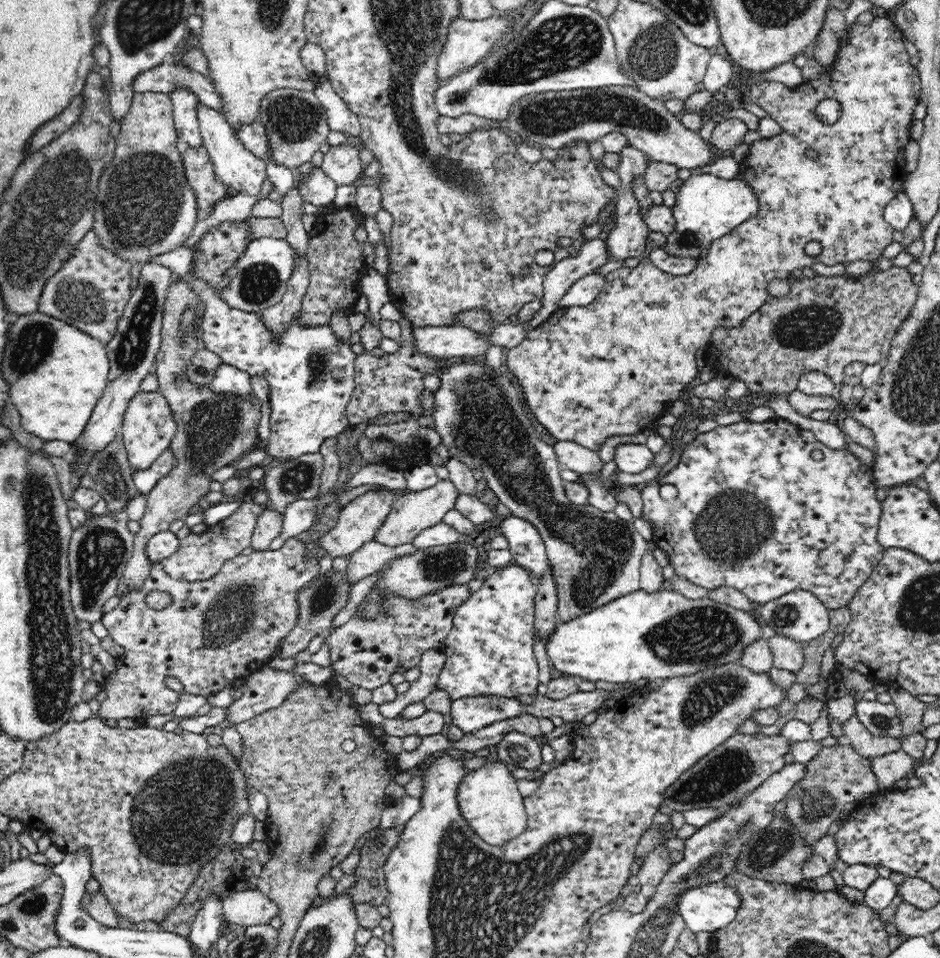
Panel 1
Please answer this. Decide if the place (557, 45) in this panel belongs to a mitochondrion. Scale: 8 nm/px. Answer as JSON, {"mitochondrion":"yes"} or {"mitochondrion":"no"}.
{"mitochondrion":"yes"}

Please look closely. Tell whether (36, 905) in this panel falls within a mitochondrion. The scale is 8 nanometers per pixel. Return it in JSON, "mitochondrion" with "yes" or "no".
{"mitochondrion":"yes"}

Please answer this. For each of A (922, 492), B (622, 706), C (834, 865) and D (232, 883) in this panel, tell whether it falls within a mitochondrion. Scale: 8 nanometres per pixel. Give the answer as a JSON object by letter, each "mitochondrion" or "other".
{"A":"other","B":"other","C":"other","D":"other"}

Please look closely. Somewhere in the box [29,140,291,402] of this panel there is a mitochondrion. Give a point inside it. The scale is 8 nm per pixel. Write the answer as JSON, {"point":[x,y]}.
{"point":[138,208]}

